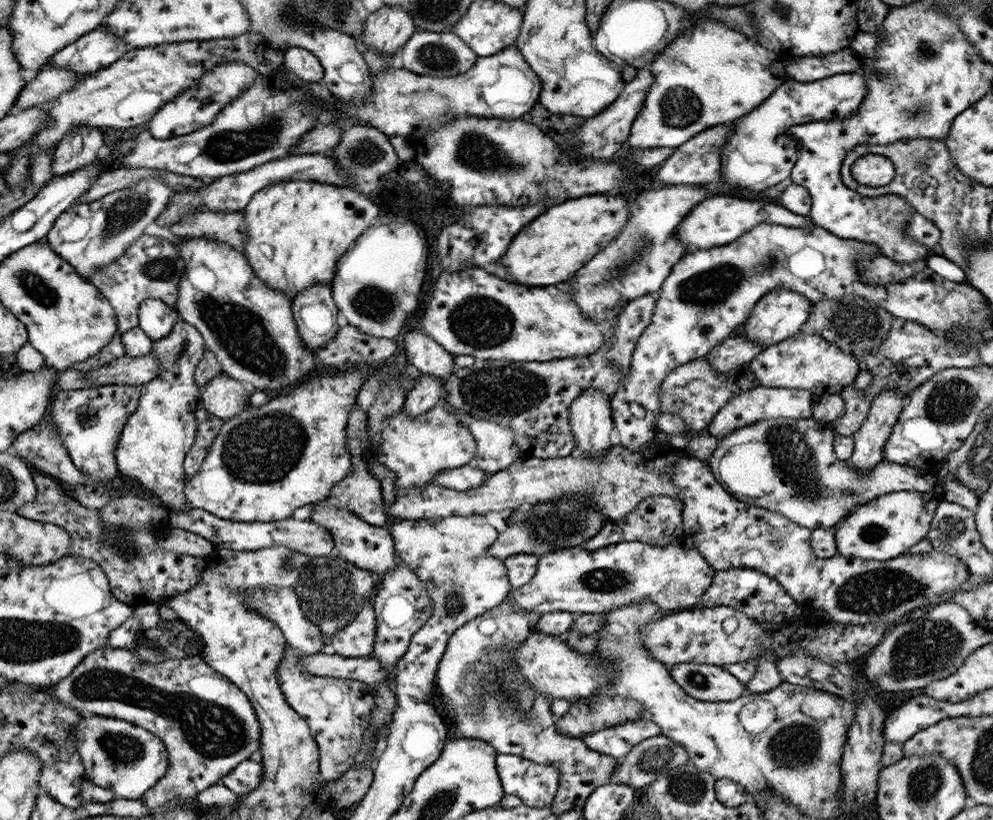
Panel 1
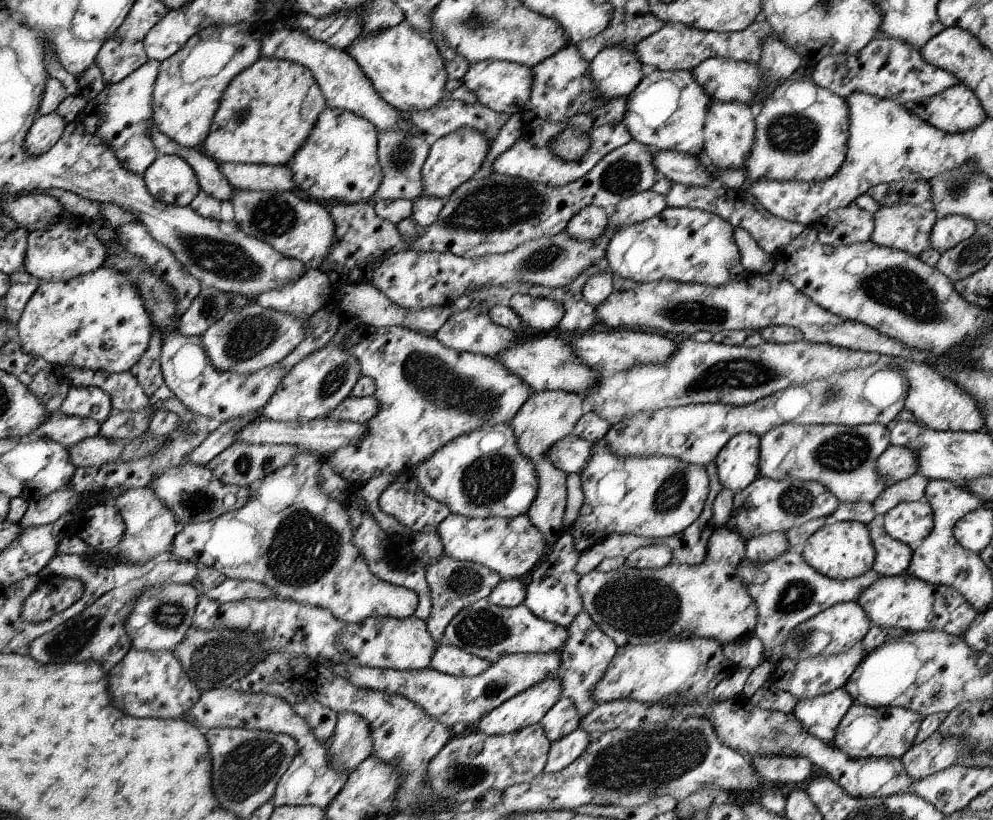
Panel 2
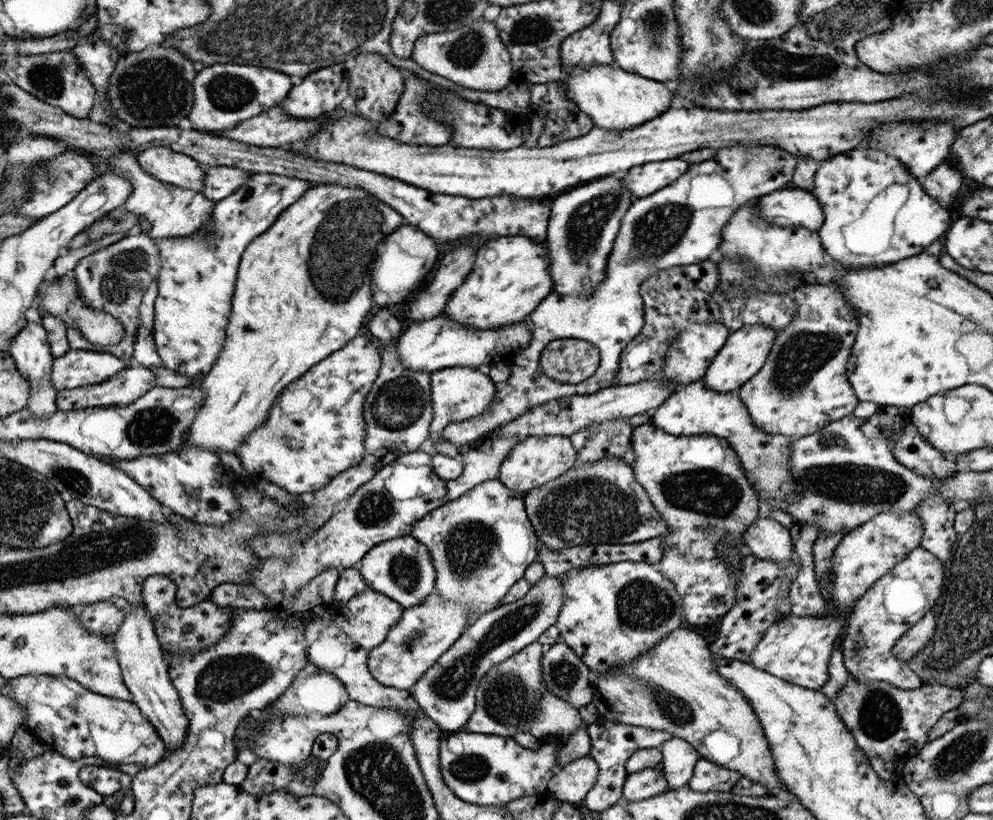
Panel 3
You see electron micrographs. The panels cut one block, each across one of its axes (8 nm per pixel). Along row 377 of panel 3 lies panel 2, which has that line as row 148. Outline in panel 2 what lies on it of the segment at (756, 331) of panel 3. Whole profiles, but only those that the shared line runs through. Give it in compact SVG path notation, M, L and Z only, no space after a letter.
M713 100L708 108L708 116L704 122L704 154L706 159L716 169L721 170L739 170L744 169L746 160L752 153L756 132L756 124L754 124L754 116L750 107L742 102L720 102Z

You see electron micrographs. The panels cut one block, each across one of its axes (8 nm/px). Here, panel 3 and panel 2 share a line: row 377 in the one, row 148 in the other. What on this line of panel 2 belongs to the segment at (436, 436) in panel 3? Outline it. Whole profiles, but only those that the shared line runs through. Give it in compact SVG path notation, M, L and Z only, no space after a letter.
M458 128L448 136L442 136L431 148L424 162L421 178L423 185L422 195L433 197L444 202L470 178L481 170L483 161L490 148L490 142L482 132L470 128Z

